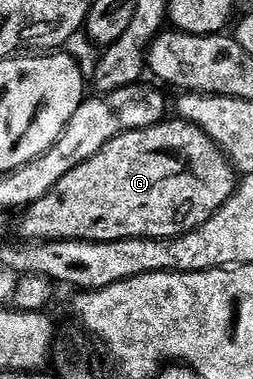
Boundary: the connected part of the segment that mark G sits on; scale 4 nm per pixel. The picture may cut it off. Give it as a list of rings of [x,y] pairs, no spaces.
[[[164,120],[158,122],[156,126],[146,126],[140,130],[126,130],[113,140],[109,140],[109,144],[105,144],[105,148],[101,148],[101,152],[97,152],[97,156],[89,156],[89,160],[85,160],[85,164],[77,164],[77,168],[73,168],[73,172],[69,172],[69,176],[61,176],[61,180],[57,180],[57,184],[49,193],[41,196],[41,200],[37,200],[32,206],[26,207],[22,211],[23,219],[19,222],[19,230],[27,237],[24,239],[31,242],[64,242],[65,240],[109,242],[125,241],[126,238],[175,238],[193,232],[209,221],[234,193],[237,185],[235,169],[231,167],[230,160],[223,155],[218,144],[209,136],[205,136],[205,132],[201,132],[201,128],[182,120],[174,121]]]

